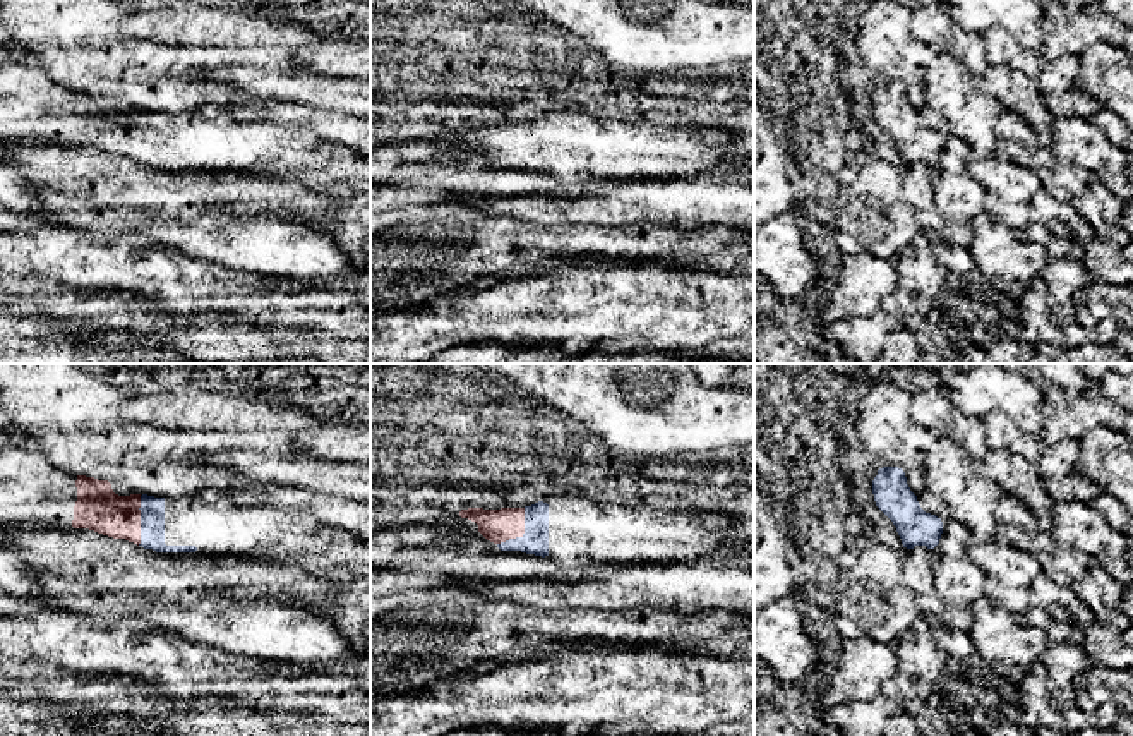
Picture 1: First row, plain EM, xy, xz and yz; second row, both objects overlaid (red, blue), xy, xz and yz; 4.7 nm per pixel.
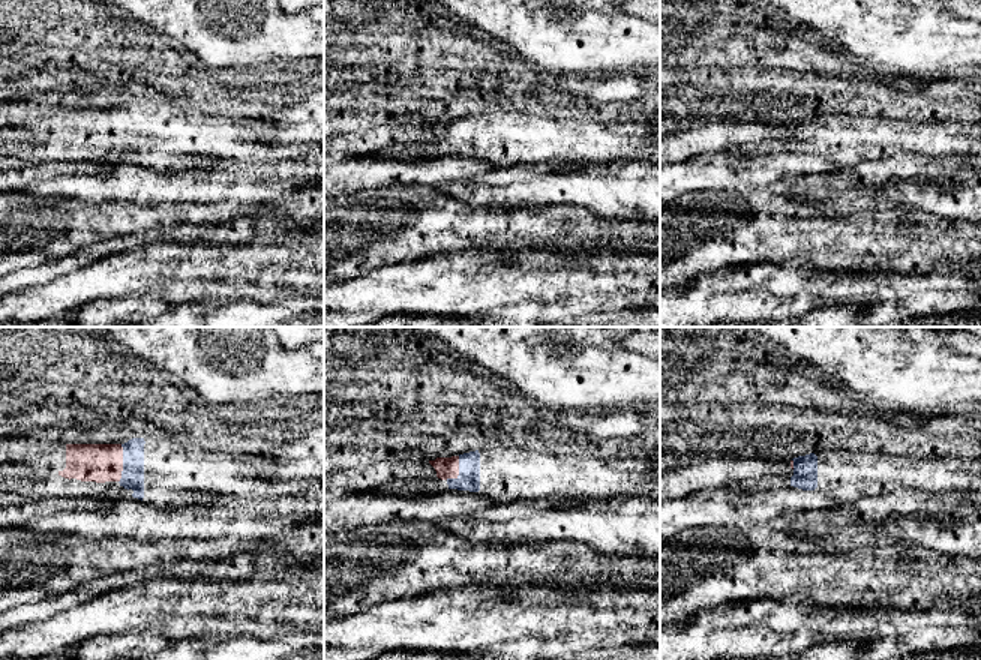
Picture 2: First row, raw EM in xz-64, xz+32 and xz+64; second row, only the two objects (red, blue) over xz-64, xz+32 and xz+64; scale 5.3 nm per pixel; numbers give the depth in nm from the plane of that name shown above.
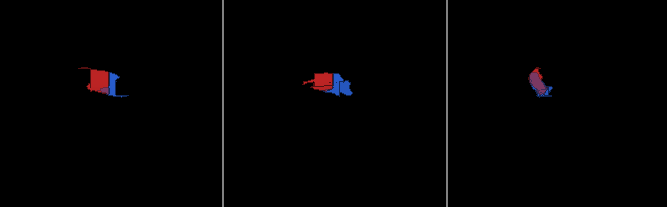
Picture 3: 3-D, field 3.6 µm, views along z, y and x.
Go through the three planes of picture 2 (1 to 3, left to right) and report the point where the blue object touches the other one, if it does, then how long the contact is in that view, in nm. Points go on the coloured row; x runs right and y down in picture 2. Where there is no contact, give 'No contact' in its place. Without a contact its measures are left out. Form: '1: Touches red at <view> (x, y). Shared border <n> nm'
1: Touches red at xz-64 (122, 464). Shared border 200 nm
2: Touches red at xz+32 (458, 471). Shared border 150 nm
3: Touches red at xz+64 (792, 464). Shared border 60 nm

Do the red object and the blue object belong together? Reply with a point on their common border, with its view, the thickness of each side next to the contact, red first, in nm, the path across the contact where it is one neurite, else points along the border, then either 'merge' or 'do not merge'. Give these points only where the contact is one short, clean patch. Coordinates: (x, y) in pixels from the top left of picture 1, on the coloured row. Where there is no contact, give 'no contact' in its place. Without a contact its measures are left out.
contact xz (521, 534); calibres 160 and 130 nm; merge

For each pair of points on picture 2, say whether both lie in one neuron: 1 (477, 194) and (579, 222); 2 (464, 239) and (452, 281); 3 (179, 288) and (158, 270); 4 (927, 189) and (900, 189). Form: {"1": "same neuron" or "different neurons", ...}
{"1": "different neurons", "2": "different neurons", "3": "same neuron", "4": "same neuron"}

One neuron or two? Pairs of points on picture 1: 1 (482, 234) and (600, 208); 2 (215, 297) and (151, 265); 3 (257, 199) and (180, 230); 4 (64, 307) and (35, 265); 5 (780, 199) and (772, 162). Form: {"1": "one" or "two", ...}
{"1": "two", "2": "one", "3": "two", "4": "two", "5": "one"}

